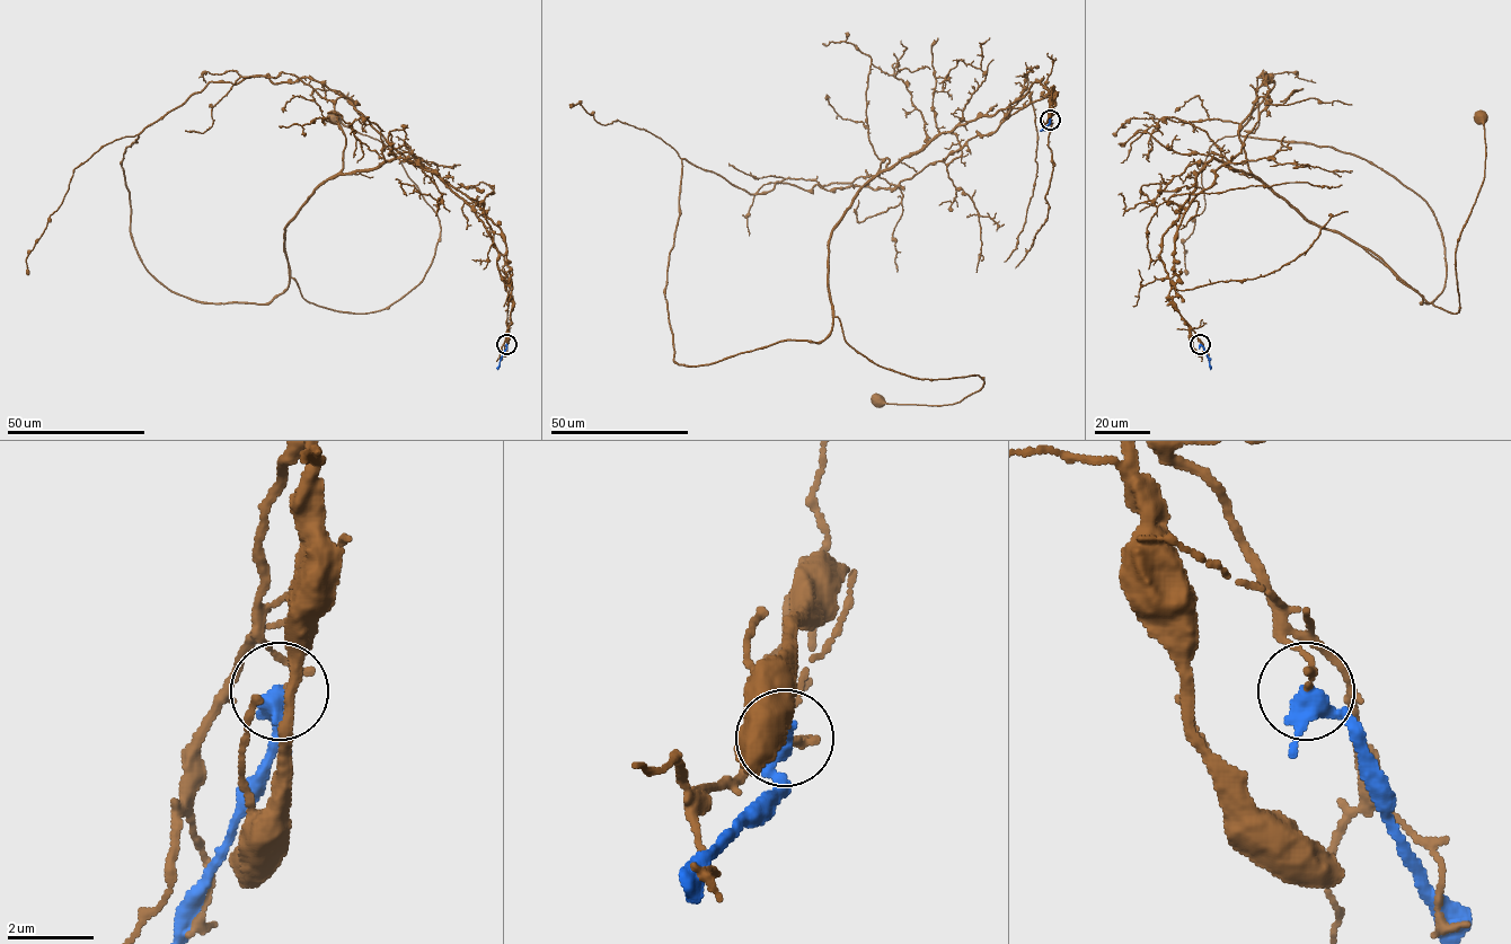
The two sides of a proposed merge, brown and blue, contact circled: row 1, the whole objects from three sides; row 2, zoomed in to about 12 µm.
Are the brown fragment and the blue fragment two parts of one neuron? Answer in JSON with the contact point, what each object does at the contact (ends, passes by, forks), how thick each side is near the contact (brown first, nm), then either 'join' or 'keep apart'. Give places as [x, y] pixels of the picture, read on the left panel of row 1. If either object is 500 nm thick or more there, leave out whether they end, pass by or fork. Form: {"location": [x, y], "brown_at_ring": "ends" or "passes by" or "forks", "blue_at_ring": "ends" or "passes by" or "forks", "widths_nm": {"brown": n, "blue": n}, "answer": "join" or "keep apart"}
{"location": [506, 344], "brown_at_ring": "ends", "blue_at_ring": "passes by", "widths_nm": {"brown": 140, "blue": 380}, "answer": "keep apart"}

